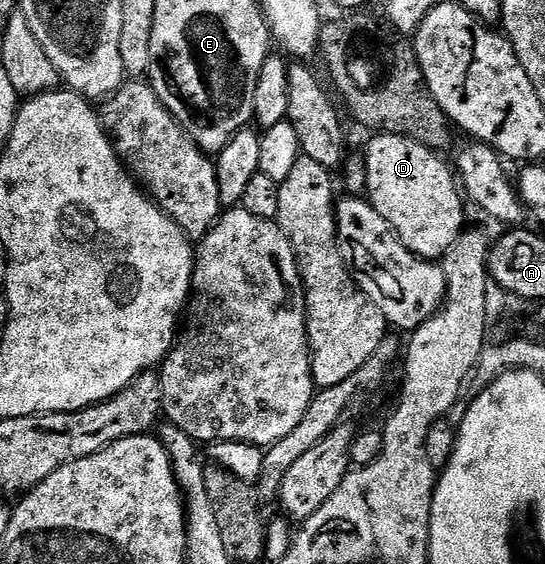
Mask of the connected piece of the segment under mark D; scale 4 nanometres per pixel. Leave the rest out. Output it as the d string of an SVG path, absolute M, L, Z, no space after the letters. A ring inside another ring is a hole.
M375 134L374 139L366 147L366 159L364 168L366 170L365 194L368 202L388 221L391 229L398 234L398 239L408 248L413 255L419 259L431 261L441 260L443 255L452 249L452 241L461 235L464 230L466 215L462 212L464 195L456 182L455 172L442 160L439 152L412 141L408 137L399 135Z

